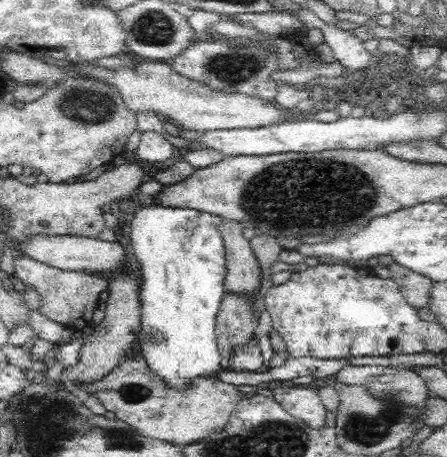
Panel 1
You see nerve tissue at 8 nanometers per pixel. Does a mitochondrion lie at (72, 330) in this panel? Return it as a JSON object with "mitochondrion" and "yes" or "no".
{"mitochondrion":"no"}

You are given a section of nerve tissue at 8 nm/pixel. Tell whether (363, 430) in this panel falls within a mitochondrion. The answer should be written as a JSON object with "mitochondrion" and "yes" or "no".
{"mitochondrion":"yes"}

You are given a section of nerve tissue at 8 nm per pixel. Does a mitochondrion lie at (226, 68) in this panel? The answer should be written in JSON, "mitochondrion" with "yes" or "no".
{"mitochondrion":"yes"}

